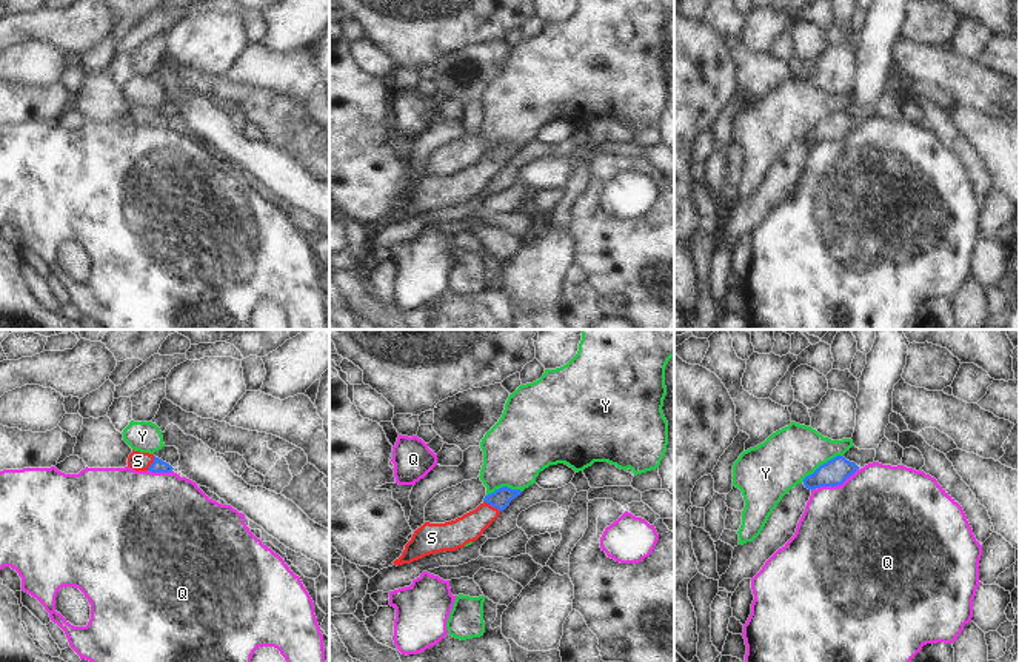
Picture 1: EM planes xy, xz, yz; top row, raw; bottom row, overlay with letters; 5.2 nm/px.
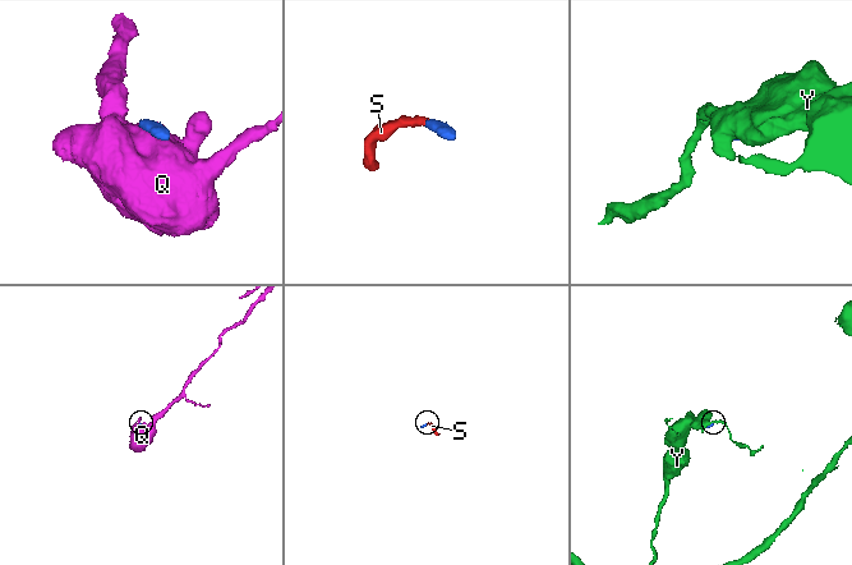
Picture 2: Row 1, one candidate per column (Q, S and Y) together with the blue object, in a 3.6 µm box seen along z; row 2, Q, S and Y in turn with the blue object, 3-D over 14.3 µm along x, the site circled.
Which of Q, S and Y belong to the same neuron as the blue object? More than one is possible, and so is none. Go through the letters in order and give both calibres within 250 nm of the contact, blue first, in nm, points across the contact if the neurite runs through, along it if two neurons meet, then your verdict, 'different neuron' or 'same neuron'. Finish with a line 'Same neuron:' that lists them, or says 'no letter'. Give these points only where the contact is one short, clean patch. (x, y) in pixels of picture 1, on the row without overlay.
Q: 140 nm thick on the blue side, 480 nm on the other; border along yz (858, 123), (841, 139), (821, 140), (818, 143); different neuron
S: 100 nm thick on the blue side, 150 nm on the other; runs through xz (501, 153), (491, 160), (468, 183), (454, 190); same neuron
Y: 140 nm thick on the blue side, 280 nm on the other; different neuron
Same neuron: S

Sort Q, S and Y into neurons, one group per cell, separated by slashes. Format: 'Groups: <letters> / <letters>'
Groups: Q / S / Y

